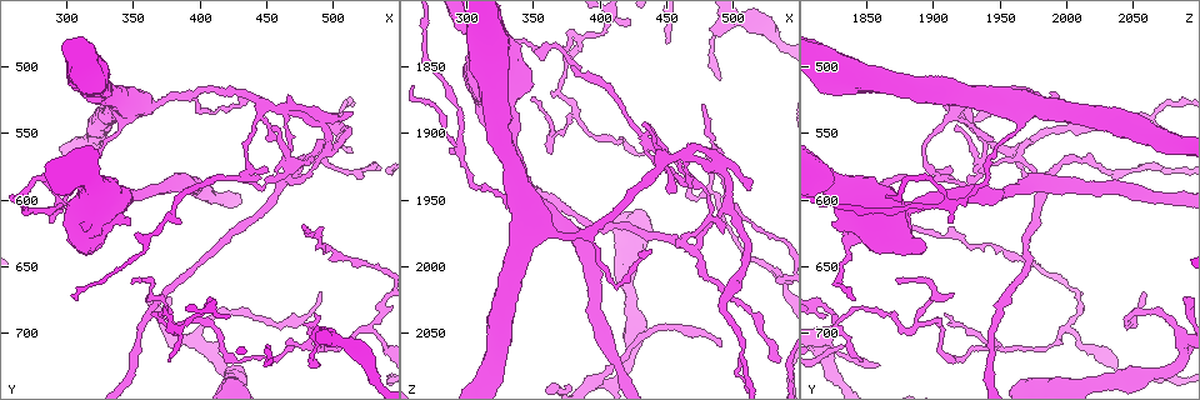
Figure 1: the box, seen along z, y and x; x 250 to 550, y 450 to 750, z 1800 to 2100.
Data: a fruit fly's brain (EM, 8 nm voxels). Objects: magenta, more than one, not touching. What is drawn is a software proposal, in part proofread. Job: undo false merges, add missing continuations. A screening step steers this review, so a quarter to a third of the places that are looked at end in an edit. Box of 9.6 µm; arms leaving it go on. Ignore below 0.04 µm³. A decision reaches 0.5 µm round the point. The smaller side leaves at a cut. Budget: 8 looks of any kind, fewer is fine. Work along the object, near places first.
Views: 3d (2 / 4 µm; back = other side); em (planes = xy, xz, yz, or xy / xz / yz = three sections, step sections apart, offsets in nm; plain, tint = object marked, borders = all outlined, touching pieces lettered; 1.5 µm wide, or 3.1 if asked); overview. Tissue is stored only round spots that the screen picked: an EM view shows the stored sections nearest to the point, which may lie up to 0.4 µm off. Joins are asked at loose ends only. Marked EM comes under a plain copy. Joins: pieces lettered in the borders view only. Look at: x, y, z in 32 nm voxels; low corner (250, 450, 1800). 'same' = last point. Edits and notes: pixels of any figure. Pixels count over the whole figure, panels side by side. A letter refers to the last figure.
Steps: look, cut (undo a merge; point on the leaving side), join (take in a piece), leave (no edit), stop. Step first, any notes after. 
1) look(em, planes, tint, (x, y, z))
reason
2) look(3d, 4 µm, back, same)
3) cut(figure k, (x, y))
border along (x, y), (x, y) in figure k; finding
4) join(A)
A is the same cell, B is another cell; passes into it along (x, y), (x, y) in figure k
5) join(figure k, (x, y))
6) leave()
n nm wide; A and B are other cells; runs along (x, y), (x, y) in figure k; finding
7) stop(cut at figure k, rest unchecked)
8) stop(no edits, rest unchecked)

look(em, planes, tint, (380, 698, 1880))
abrupt turn

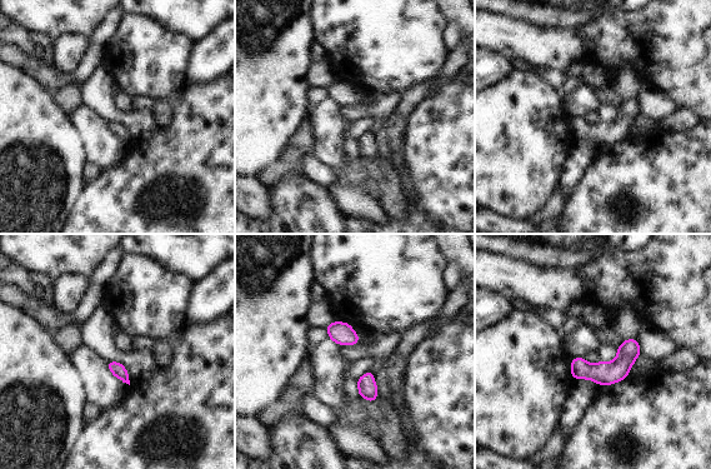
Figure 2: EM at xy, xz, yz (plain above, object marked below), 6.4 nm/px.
look(em, planes, borders, same)

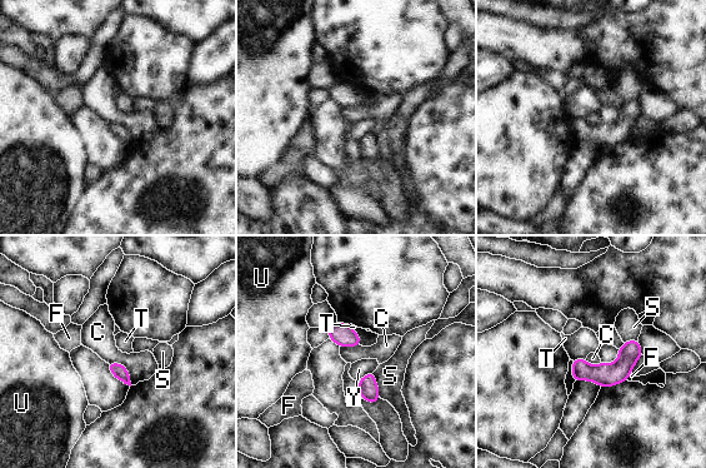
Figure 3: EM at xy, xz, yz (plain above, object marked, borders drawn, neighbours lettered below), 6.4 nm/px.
leave()
C, F, S, T, U and Y are other cells; border along (619, 349), (614, 362), (601, 363) in figure 3; all the same cell

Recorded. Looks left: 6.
look(em, planes, borders, (492, 670, 2056))
branch stops here

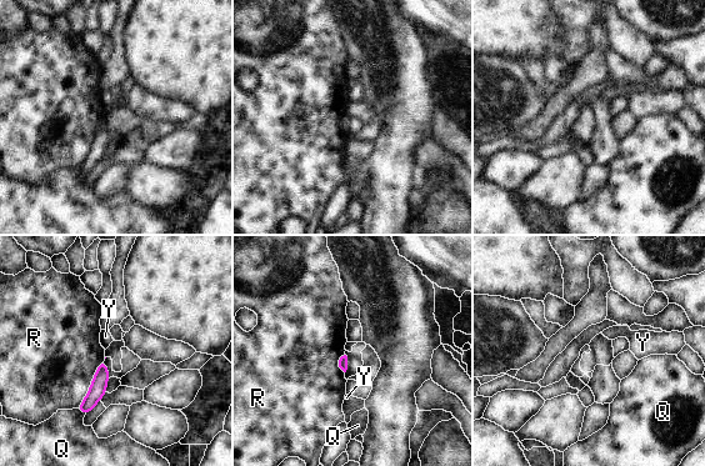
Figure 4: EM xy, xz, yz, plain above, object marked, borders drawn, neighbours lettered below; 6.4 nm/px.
leave()
Q, R and Y are other cells; border along (105, 357), (76, 407) in figure 4; none of them fits

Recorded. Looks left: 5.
look(3d, 4 µm, (472, 584, 1976))
branch point

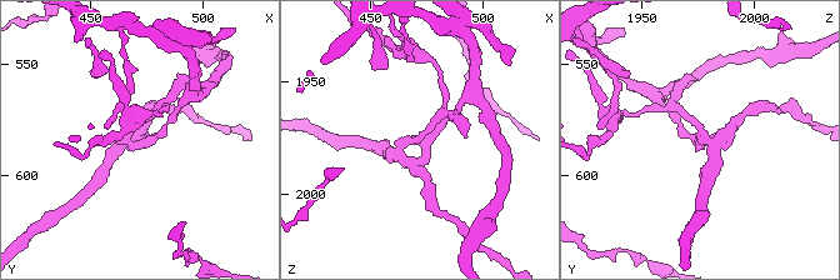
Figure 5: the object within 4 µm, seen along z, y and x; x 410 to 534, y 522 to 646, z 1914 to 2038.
look(em, xz, step 4, tint, (475, 585, 1976))
3 arms; now the EM

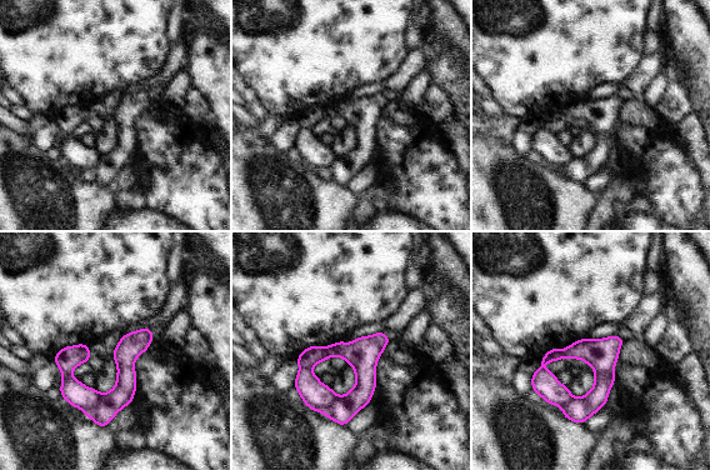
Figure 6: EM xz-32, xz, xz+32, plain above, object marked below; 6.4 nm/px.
look(em, planes, borders, same)
another direction

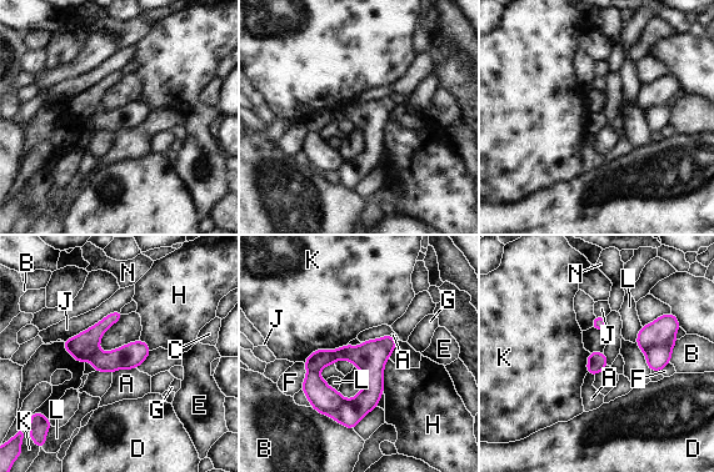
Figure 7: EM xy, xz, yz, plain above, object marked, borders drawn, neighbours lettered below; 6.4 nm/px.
cut(figure 7, (658, 332))
J touches over 420 nm; A, B, C, D, E, F, G, H, J, K, L and N are other cells; border along (674, 335), (644, 352) in figure 7; a second cell is stuck on

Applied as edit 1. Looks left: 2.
stop(cut at figure 7, rest unchecked)

